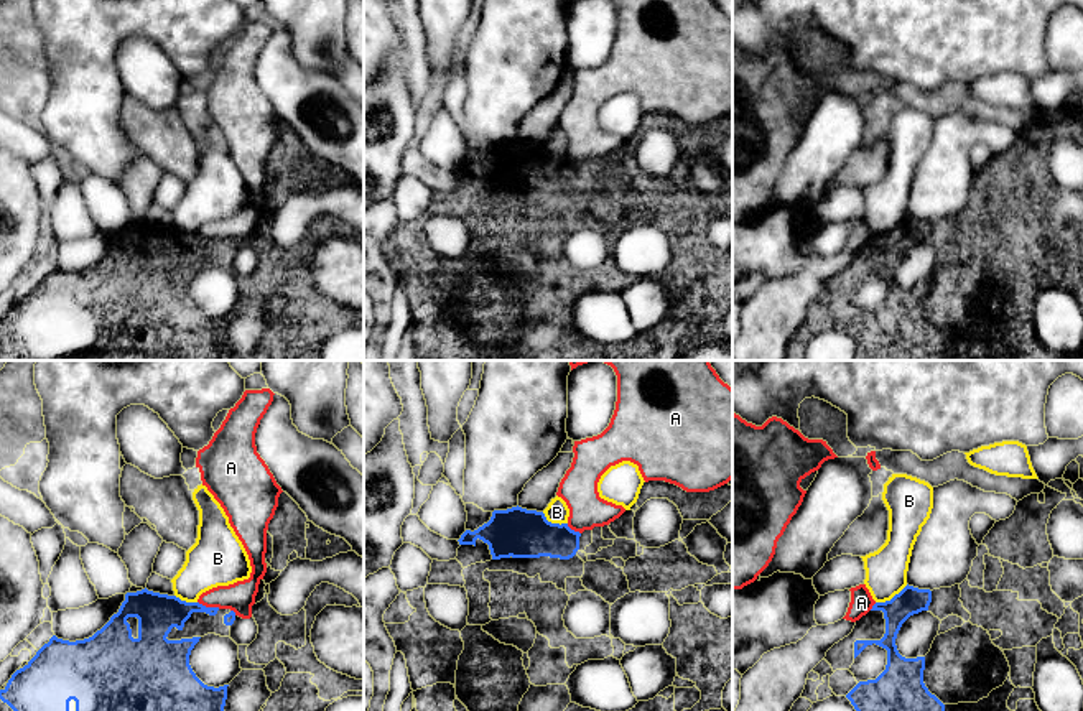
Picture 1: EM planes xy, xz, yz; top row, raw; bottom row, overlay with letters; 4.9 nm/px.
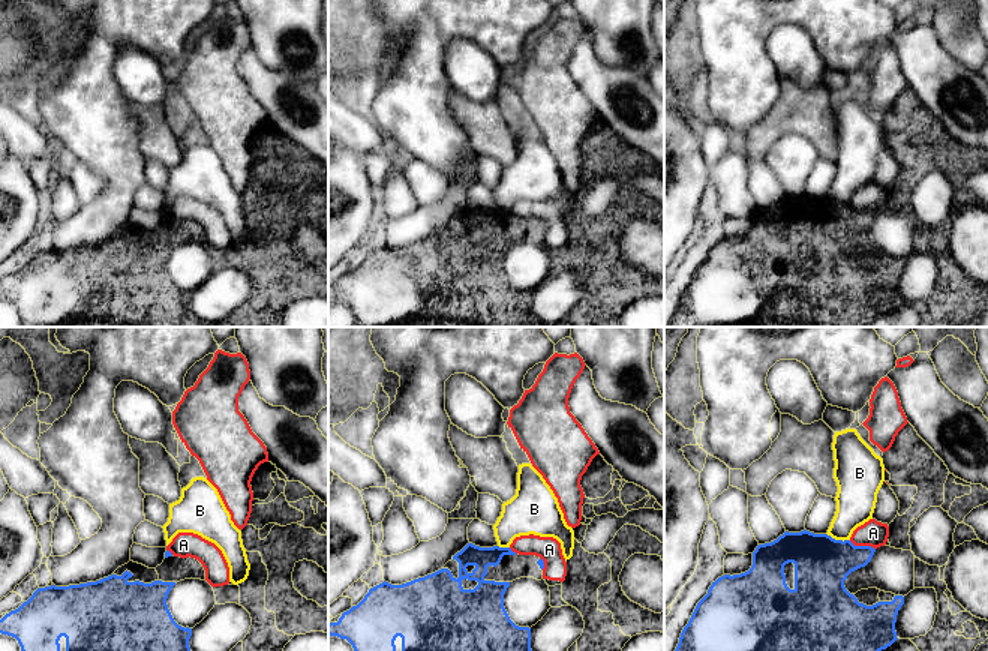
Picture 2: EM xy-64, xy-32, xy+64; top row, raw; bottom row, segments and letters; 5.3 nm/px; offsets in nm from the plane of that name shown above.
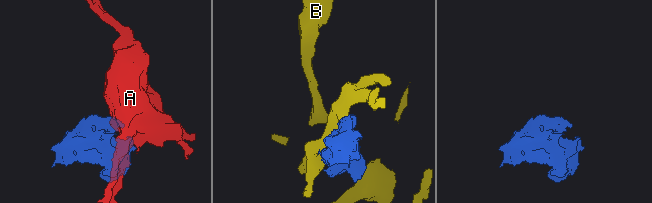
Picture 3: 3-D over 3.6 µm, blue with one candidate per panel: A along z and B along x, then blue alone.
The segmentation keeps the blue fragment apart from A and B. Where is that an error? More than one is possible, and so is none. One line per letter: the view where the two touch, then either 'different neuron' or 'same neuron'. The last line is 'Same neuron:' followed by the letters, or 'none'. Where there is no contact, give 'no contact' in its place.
A: meets blue in xy; different neuron
B: meets blue in yz; different neuron
Same neuron: none

